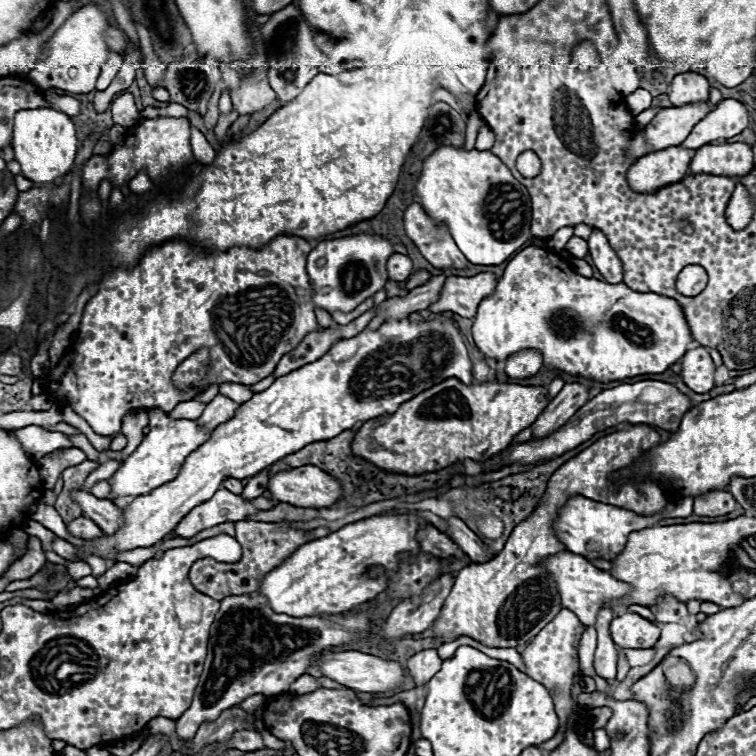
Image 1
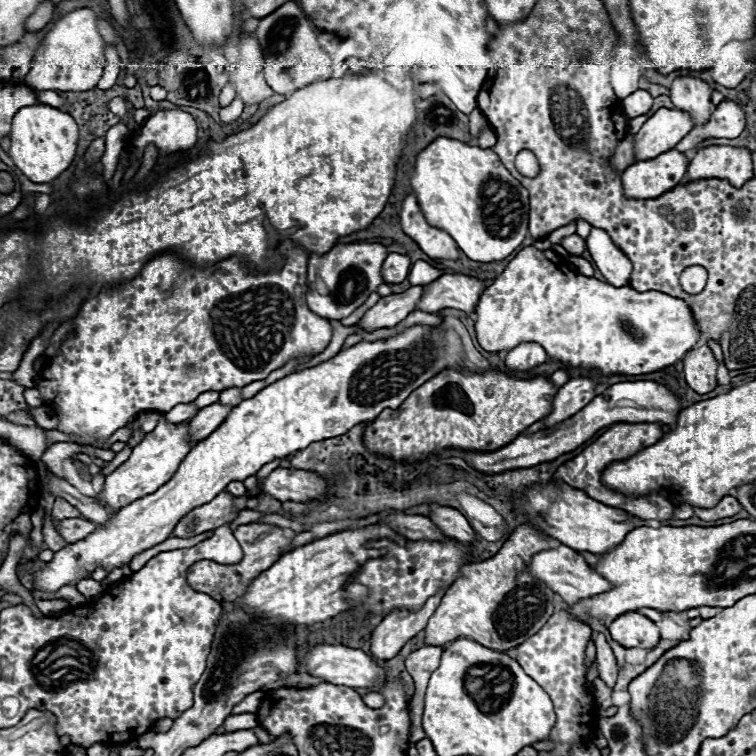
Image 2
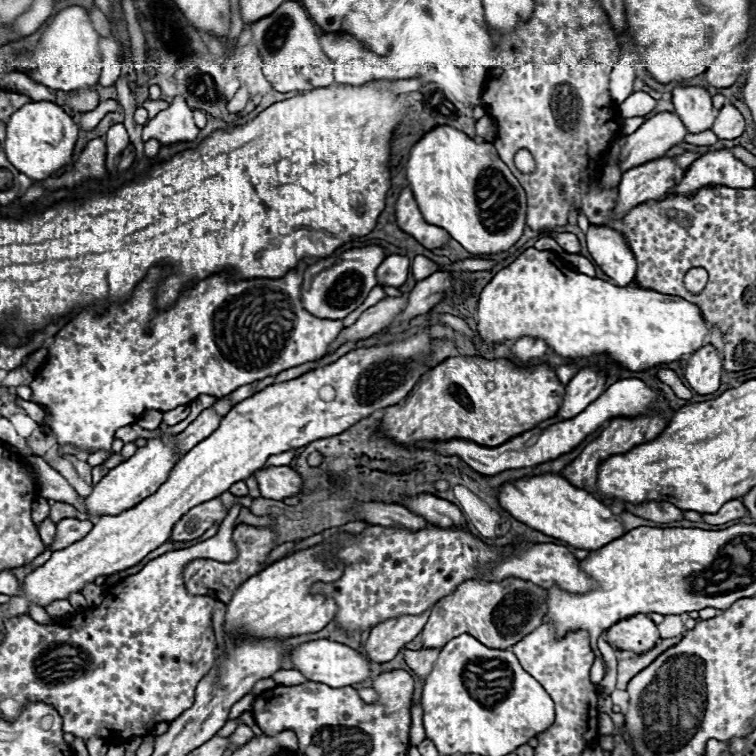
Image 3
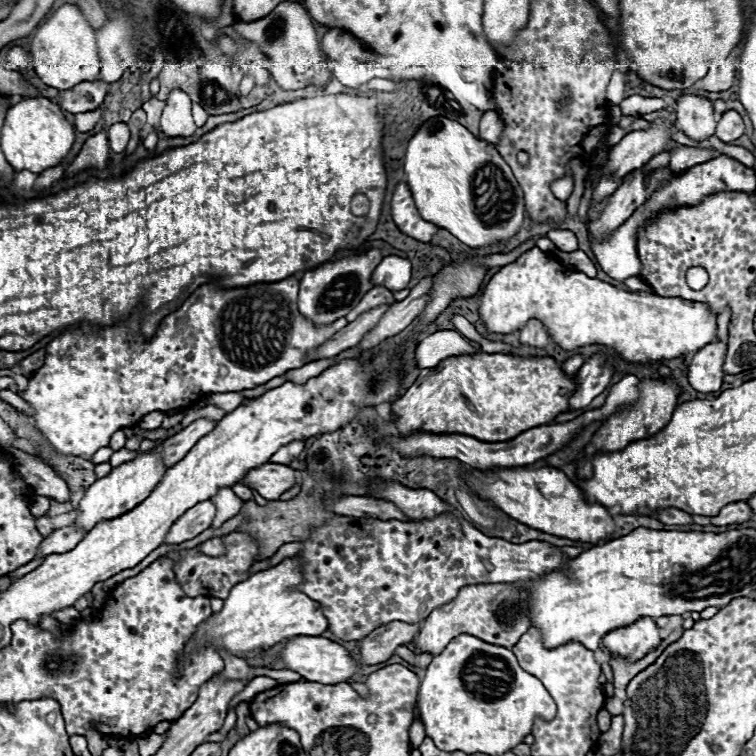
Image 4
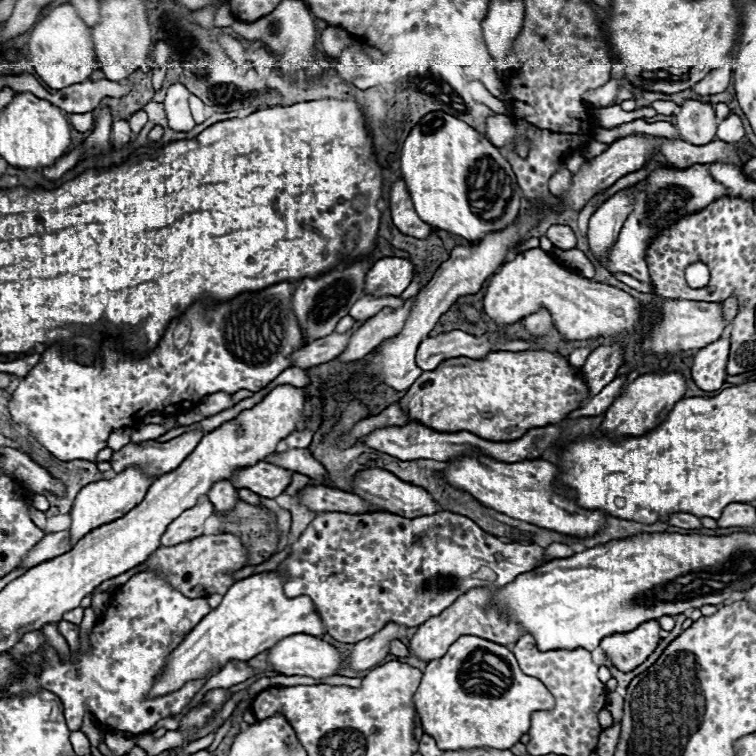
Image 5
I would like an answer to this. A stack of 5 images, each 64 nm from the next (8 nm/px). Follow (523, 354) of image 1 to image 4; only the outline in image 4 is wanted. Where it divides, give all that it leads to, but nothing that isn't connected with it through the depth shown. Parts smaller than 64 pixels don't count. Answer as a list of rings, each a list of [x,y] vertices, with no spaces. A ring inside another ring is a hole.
[[[528,320],[524,330],[520,332],[520,344],[522,346],[546,346],[548,344],[548,332],[540,320]]]

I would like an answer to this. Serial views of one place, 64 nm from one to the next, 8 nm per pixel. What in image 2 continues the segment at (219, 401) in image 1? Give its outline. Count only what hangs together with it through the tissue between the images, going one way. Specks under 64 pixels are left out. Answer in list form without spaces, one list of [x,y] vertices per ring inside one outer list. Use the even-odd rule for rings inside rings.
[[[220,402],[202,408],[190,422],[188,440],[198,442],[200,438],[206,438],[208,434],[212,434],[212,430],[216,430],[216,426],[220,426],[220,422],[224,422],[224,418],[228,416],[228,410],[230,408],[222,406]]]

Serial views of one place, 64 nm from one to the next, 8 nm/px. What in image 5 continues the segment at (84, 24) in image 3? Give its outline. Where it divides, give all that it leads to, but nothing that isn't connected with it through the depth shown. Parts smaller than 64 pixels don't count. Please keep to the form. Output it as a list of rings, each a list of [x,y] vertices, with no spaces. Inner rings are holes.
[[[60,4],[52,8],[48,16],[44,16],[32,26],[28,52],[29,61],[36,74],[54,90],[84,82],[88,80],[90,72],[98,68],[94,60],[94,44],[90,38],[90,30],[70,4]]]

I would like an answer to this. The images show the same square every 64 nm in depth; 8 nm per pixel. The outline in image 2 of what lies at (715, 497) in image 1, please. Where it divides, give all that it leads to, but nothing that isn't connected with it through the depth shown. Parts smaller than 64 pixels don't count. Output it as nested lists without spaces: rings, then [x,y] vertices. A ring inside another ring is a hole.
[[[726,496],[722,498],[722,502],[712,508],[712,510],[704,510],[704,508],[694,508],[694,514],[700,518],[700,520],[708,520],[708,522],[714,522],[714,520],[722,520],[722,518],[730,518],[734,514],[738,514],[742,510],[740,502],[734,498],[734,496]]]

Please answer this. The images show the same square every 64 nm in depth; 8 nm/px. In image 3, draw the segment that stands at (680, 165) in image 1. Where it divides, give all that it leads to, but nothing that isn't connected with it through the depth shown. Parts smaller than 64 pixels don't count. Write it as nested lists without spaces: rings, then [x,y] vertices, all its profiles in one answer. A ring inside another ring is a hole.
[[[656,158],[622,174],[618,186],[618,200],[610,214],[612,220],[624,218],[628,210],[636,208],[646,200],[658,200],[664,196],[680,178],[684,170],[674,162],[674,158]]]

